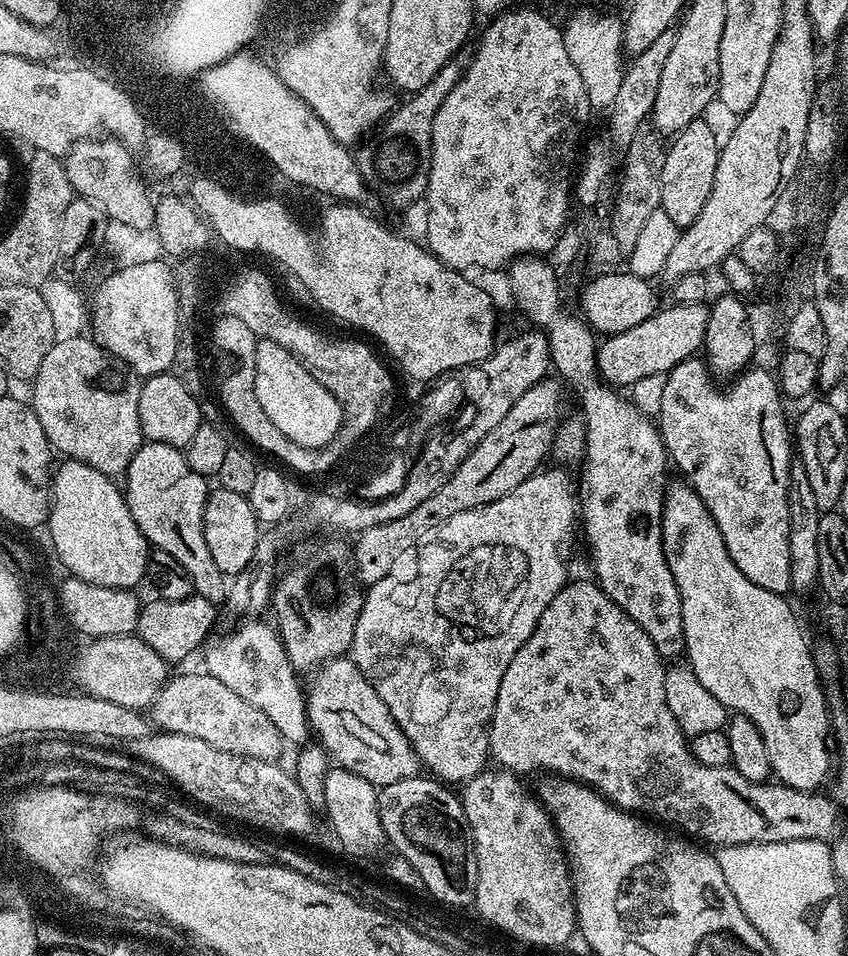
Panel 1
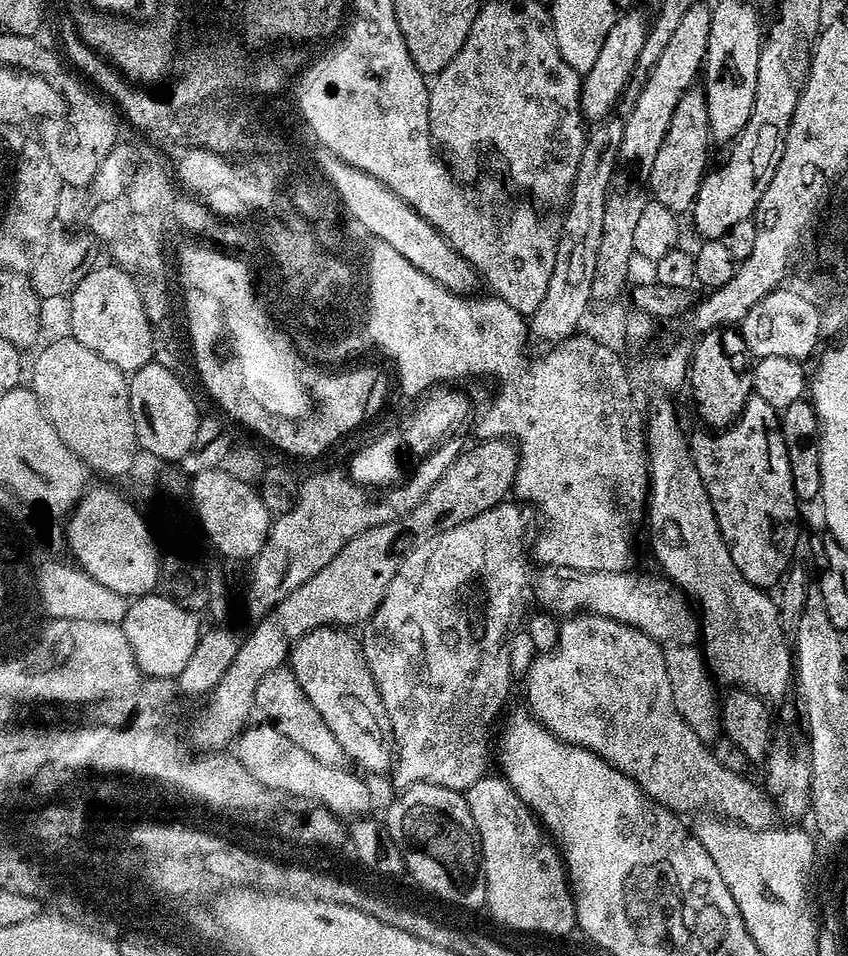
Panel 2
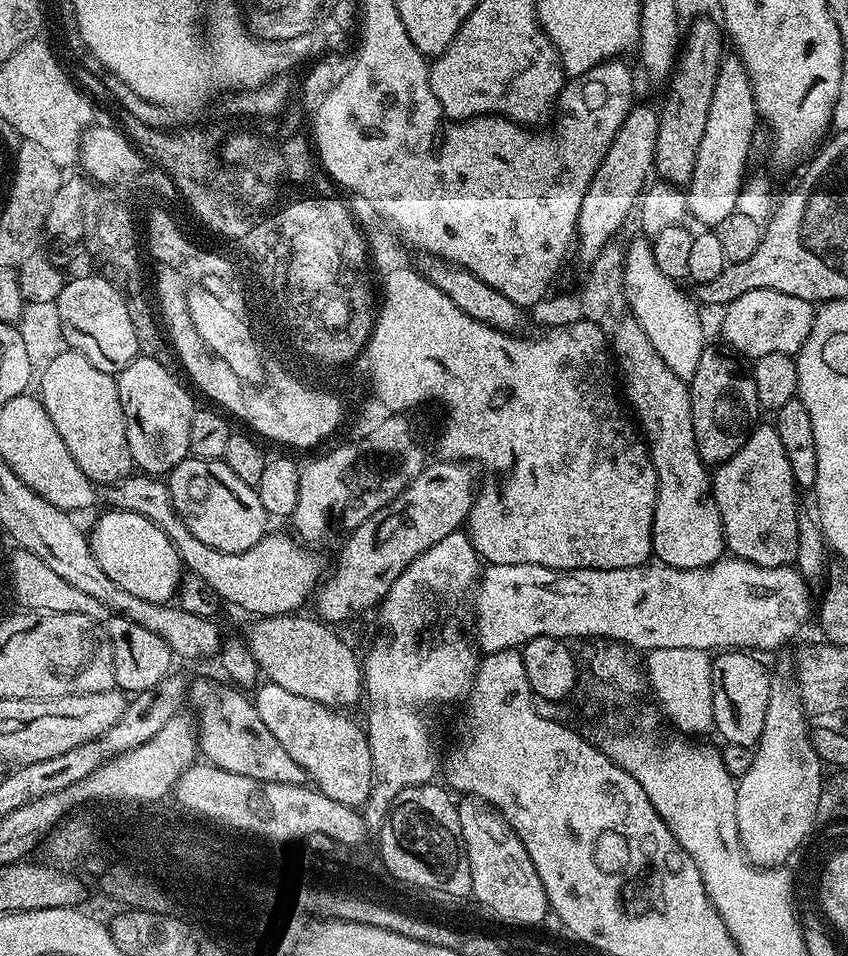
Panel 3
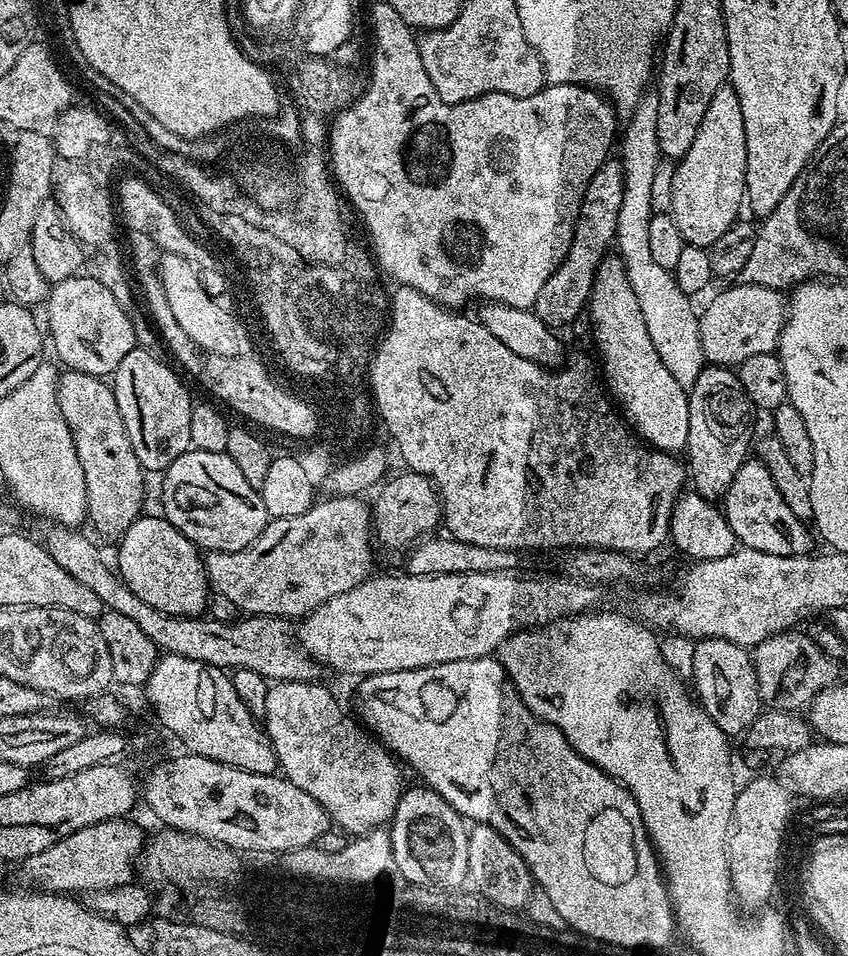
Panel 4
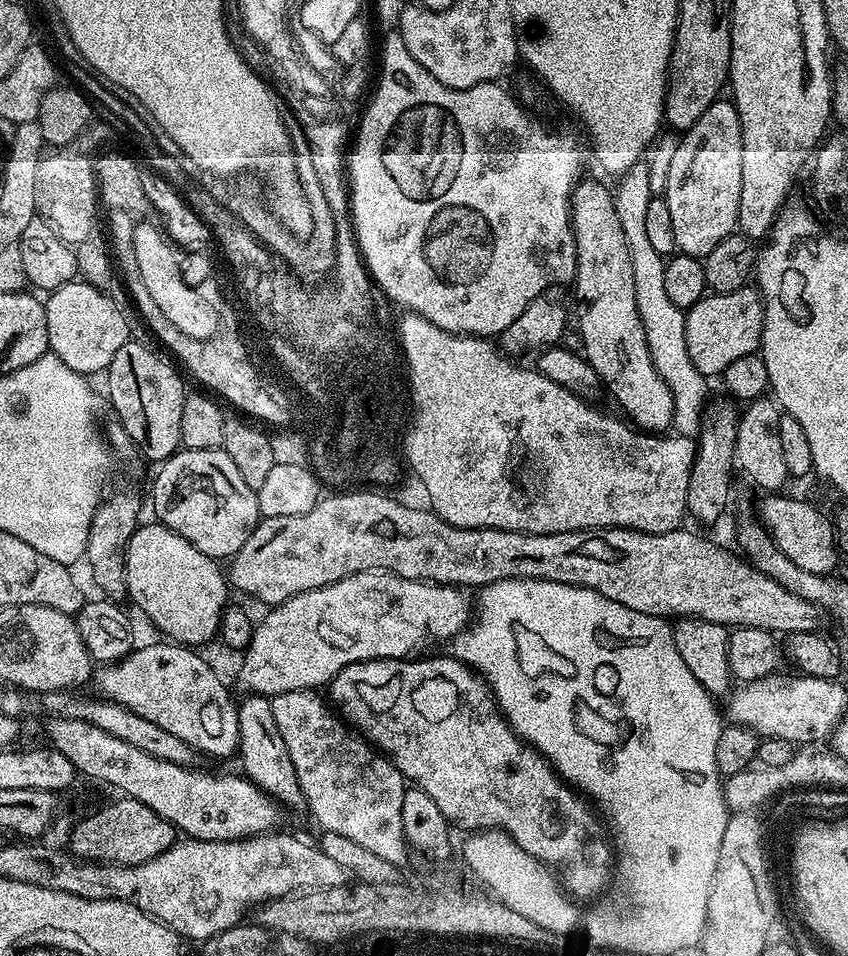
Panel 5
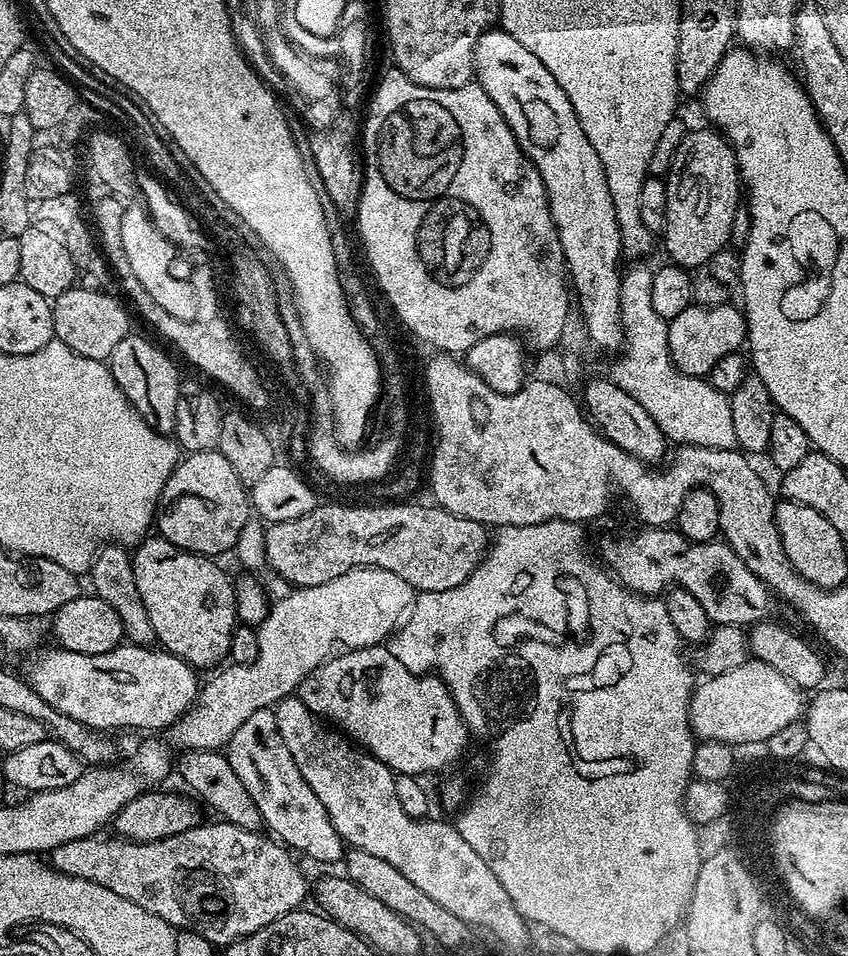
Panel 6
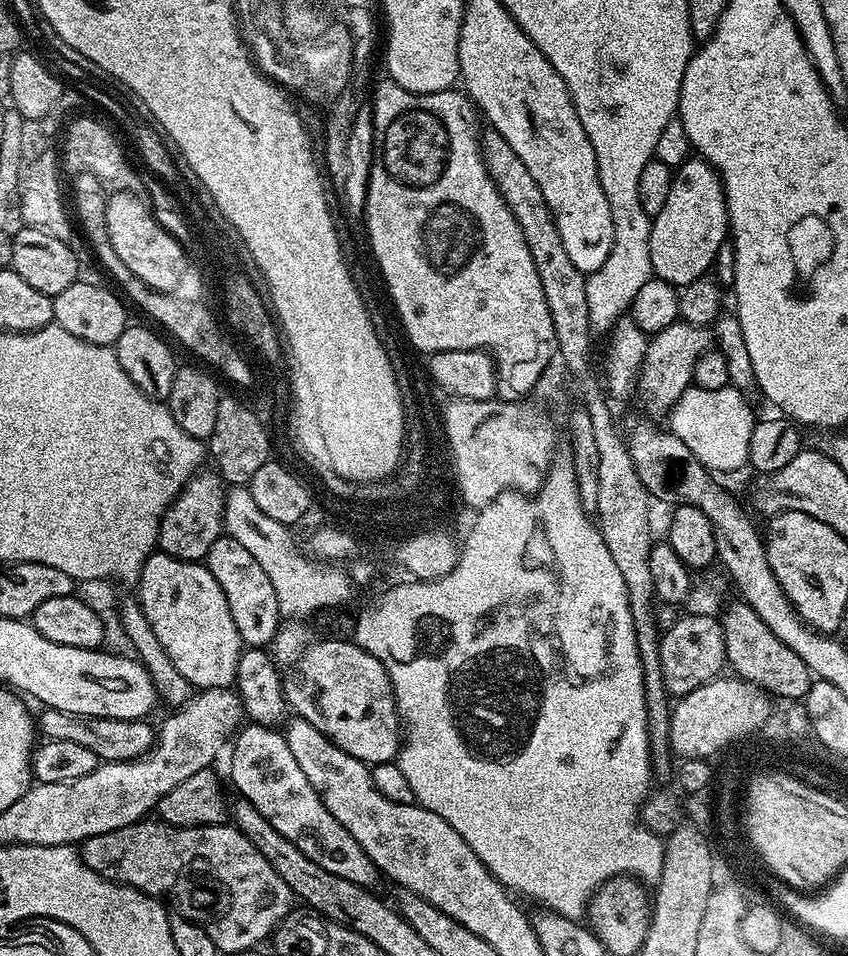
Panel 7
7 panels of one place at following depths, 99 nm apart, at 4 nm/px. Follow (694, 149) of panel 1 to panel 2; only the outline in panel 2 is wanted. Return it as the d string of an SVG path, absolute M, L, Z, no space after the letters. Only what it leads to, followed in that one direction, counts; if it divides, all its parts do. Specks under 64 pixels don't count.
M700 86L689 88L674 110L674 118L670 120L670 130L666 130L666 138L652 159L648 180L652 183L655 203L666 204L677 214L687 213L698 198L698 190L702 186L708 164L708 140L713 139L708 113L708 98L705 89Z

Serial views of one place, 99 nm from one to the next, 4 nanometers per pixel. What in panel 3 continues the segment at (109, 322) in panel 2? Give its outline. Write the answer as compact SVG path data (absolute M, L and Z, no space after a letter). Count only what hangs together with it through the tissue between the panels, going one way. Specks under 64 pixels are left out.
M92 274L80 276L77 280L69 279L55 304L60 315L63 343L71 351L90 358L98 370L119 374L140 355L138 334L134 322L130 322L130 310L124 295L104 276Z

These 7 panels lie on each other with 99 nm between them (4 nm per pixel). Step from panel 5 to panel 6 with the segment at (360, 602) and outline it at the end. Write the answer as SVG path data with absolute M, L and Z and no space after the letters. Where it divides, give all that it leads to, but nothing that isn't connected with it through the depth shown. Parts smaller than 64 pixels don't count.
M355 568L354 570L346 570L346 574L338 574L338 578L330 578L330 582L322 582L322 586L310 586L309 588L293 587L269 607L266 618L256 628L256 633L258 634L258 658L256 661L253 662L253 664L229 663L227 665L228 668L221 667L219 671L212 674L217 674L217 676L210 677L205 684L203 681L203 683L199 685L196 701L174 721L171 728L167 729L166 736L168 736L169 742L176 747L176 750L208 750L214 752L227 749L230 738L234 738L234 730L238 730L238 726L242 726L242 722L246 722L246 718L250 718L250 714L254 714L257 710L262 710L263 708L272 708L279 704L280 701L285 700L287 696L293 695L293 693L299 689L301 682L304 681L316 667L329 659L337 650L374 648L383 645L385 641L395 633L396 629L400 627L413 603L414 589L406 582L402 582L402 578L398 578L398 574L390 574L390 570L382 570L381 568Z

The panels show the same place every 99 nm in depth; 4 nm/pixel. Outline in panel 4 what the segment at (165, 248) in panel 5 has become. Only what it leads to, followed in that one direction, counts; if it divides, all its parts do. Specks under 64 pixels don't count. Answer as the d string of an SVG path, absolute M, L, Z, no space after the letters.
M163 253L158 260L158 271L162 278L162 290L166 290L166 299L170 302L174 318L201 352L219 356L221 352L232 352L232 344L236 344L236 328L232 328L232 320L228 320L228 312L224 307L216 308L204 292L200 292L200 284L196 284L196 276L192 276L192 268L178 254Z

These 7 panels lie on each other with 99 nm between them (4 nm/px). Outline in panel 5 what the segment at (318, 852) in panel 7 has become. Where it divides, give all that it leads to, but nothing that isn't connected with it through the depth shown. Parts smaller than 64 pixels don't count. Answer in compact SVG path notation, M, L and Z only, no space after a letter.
M248 694L238 704L238 722L240 723L240 746L238 757L243 775L249 778L266 795L275 798L281 805L289 804L292 808L305 807L304 795L294 770L294 762L290 762L290 754L286 750L286 742L282 742L282 734L278 734L278 722L274 722L272 702L267 696Z

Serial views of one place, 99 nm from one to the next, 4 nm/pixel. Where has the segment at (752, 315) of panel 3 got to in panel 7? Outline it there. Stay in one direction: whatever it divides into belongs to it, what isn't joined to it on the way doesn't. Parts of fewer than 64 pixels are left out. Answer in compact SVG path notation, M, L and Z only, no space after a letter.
M675 322L647 341L644 360L640 366L639 376L636 377L634 392L635 395L640 395L640 400L649 408L649 410L647 409L649 413L661 412L664 414L675 406L680 395L692 384L694 362L698 362L698 358L703 352L709 351L713 340L713 333L707 327L699 328L696 325Z

